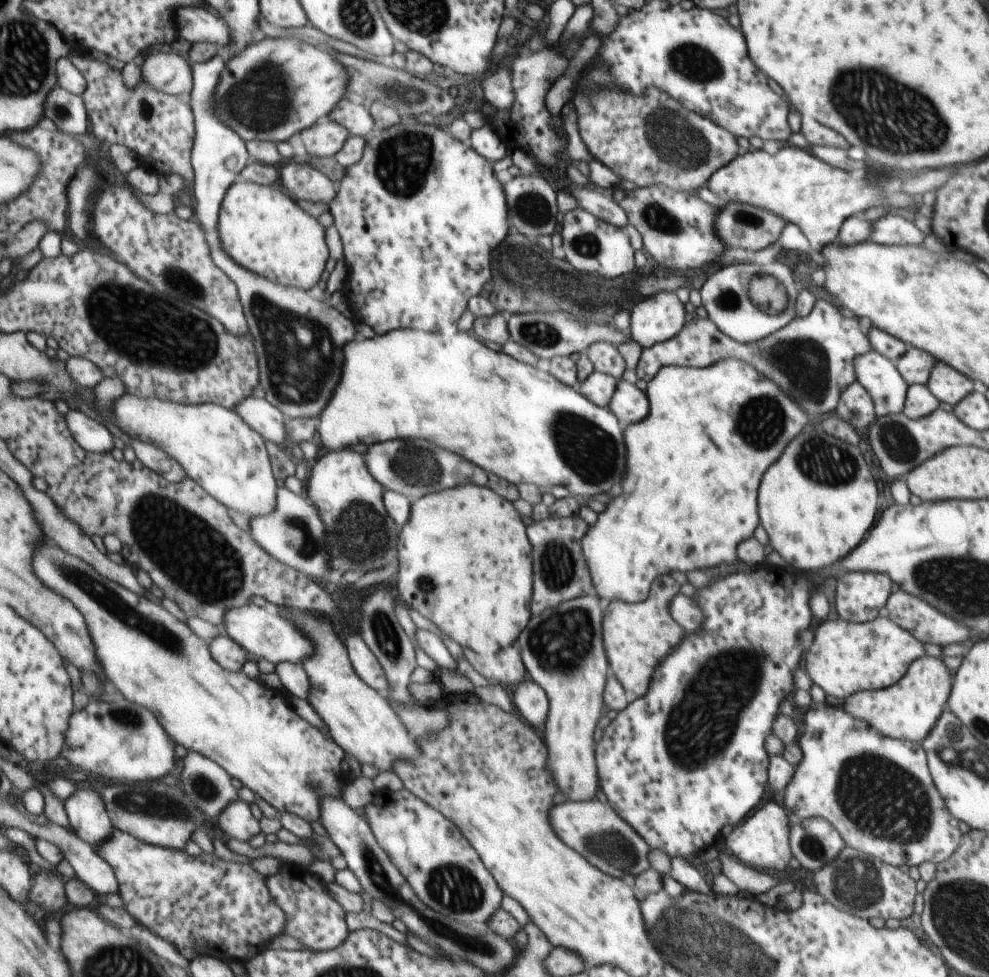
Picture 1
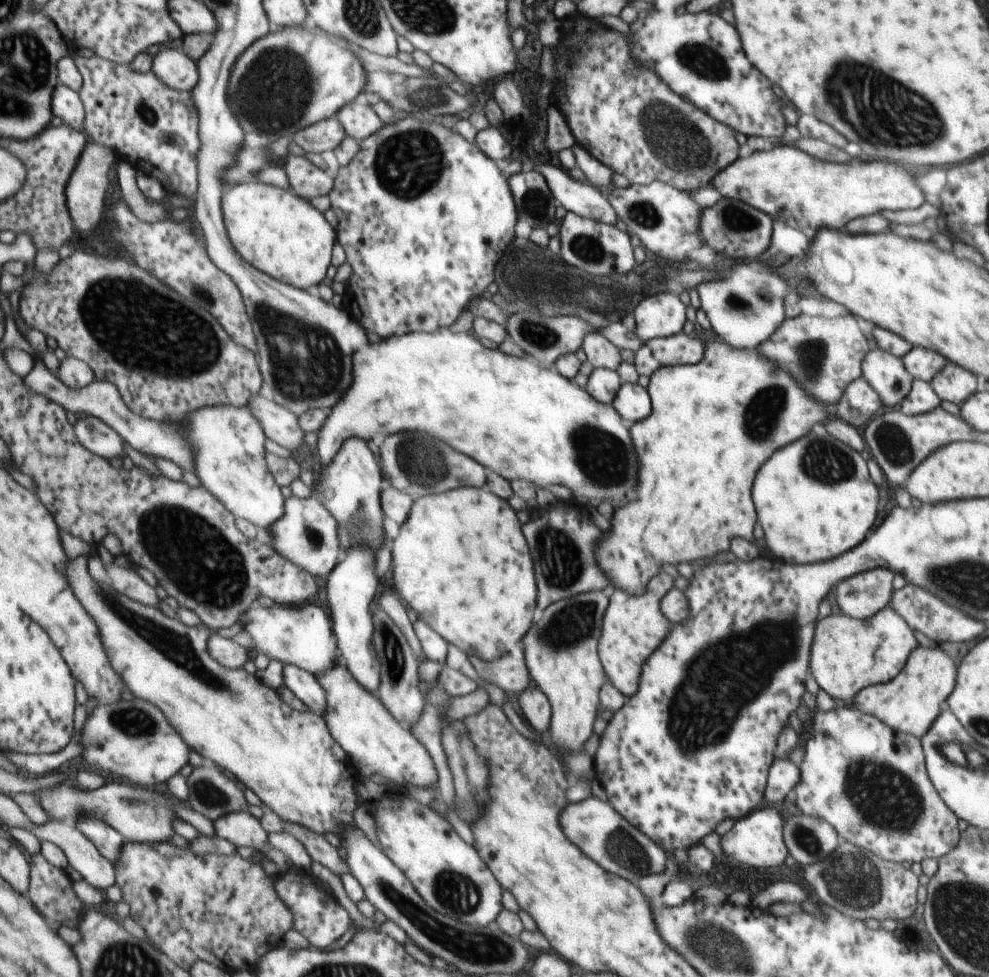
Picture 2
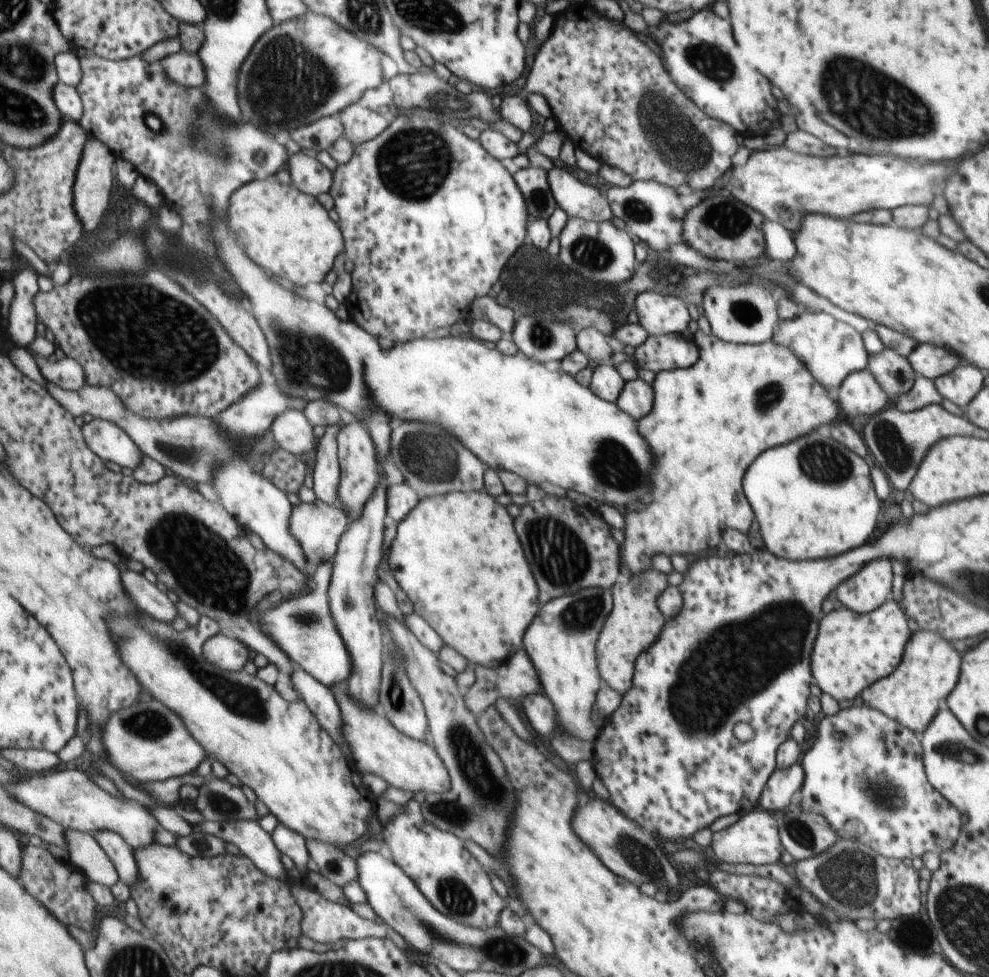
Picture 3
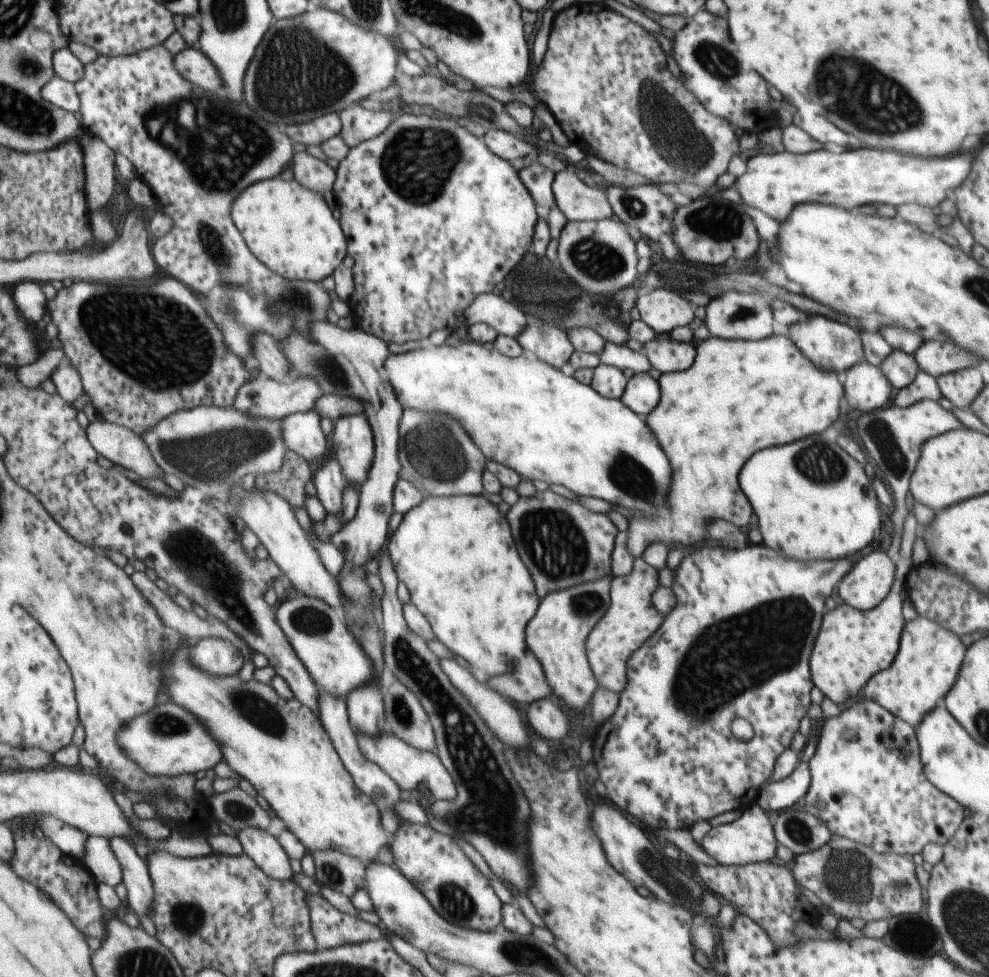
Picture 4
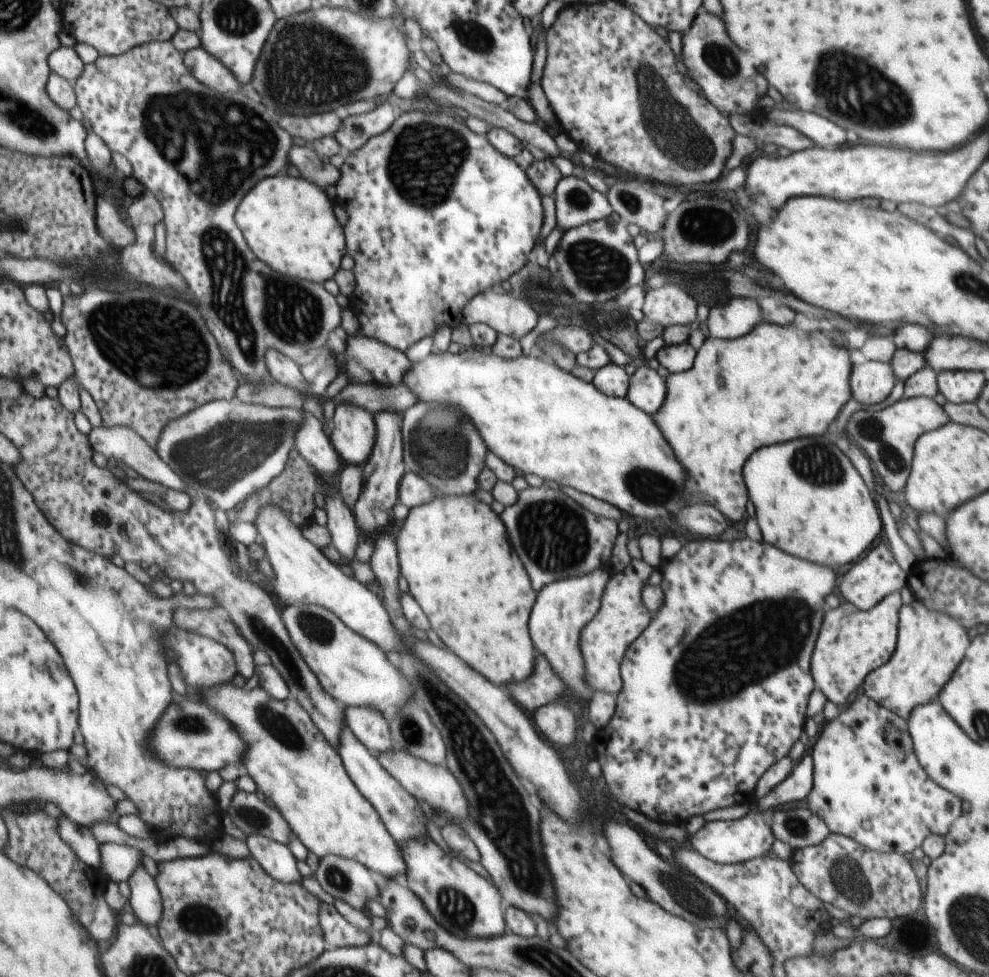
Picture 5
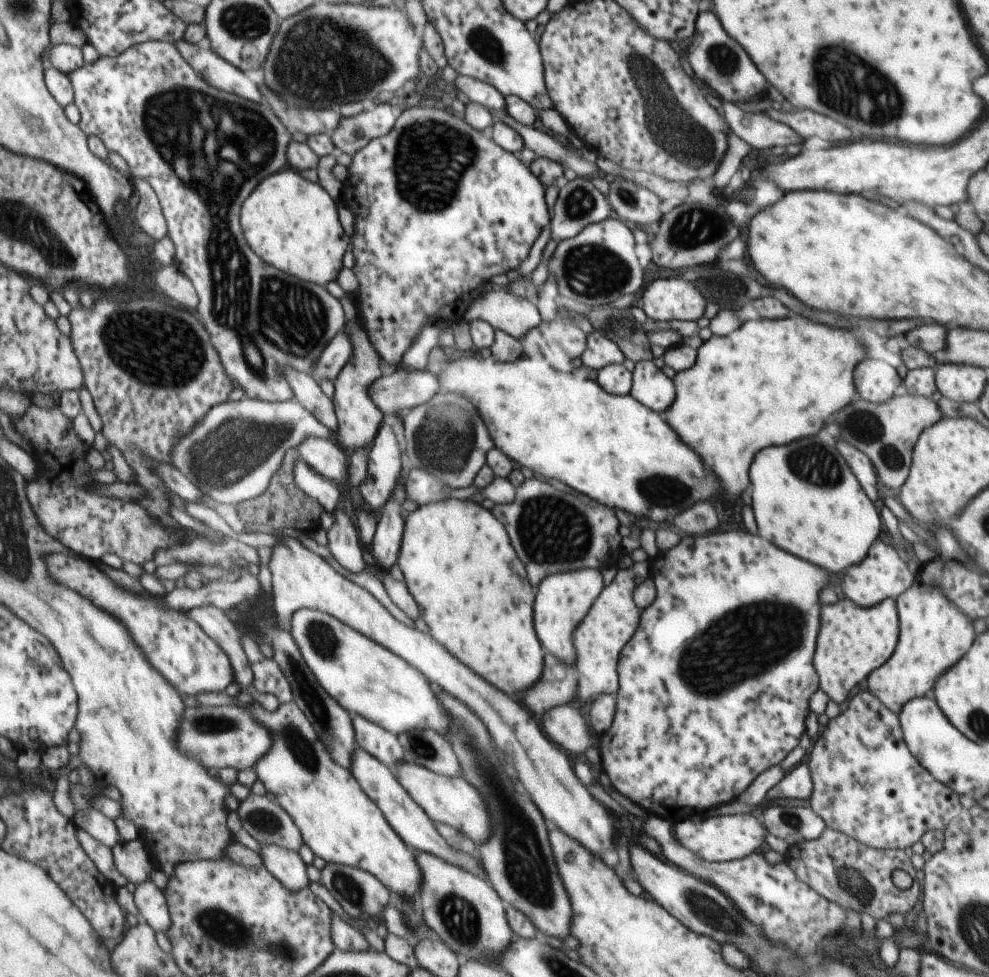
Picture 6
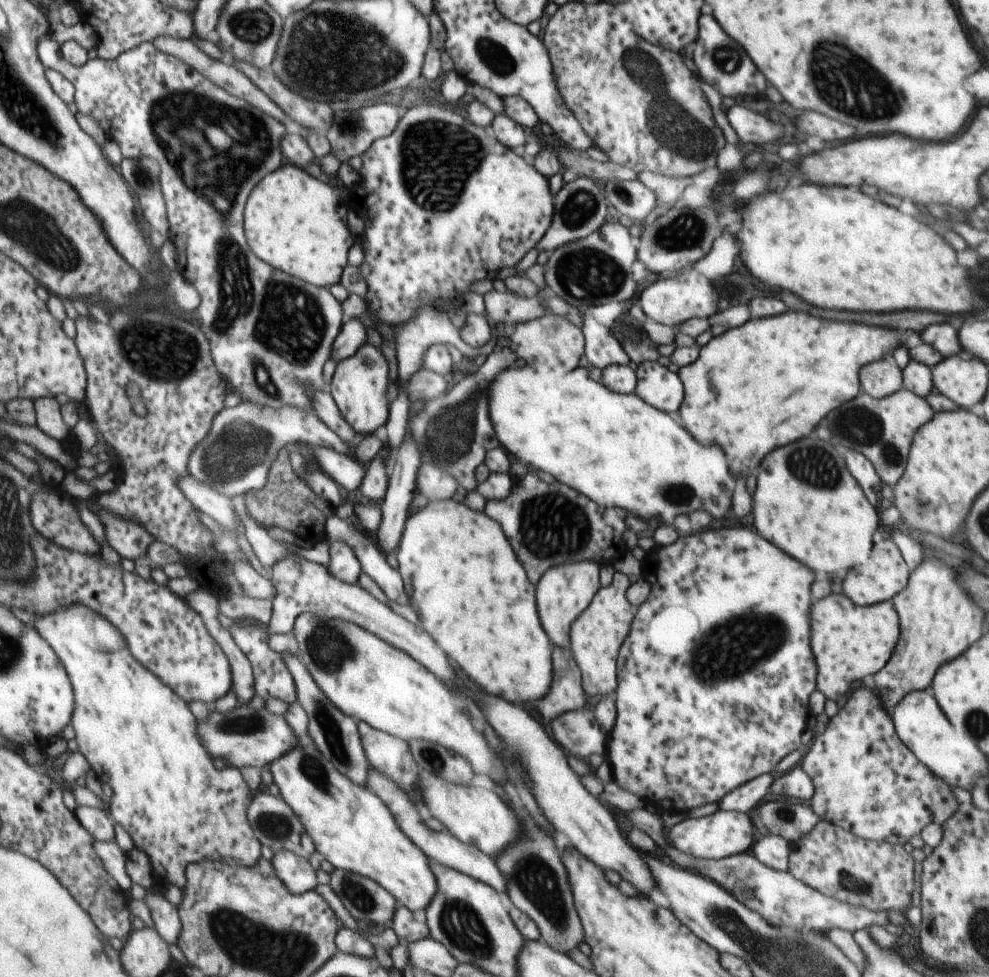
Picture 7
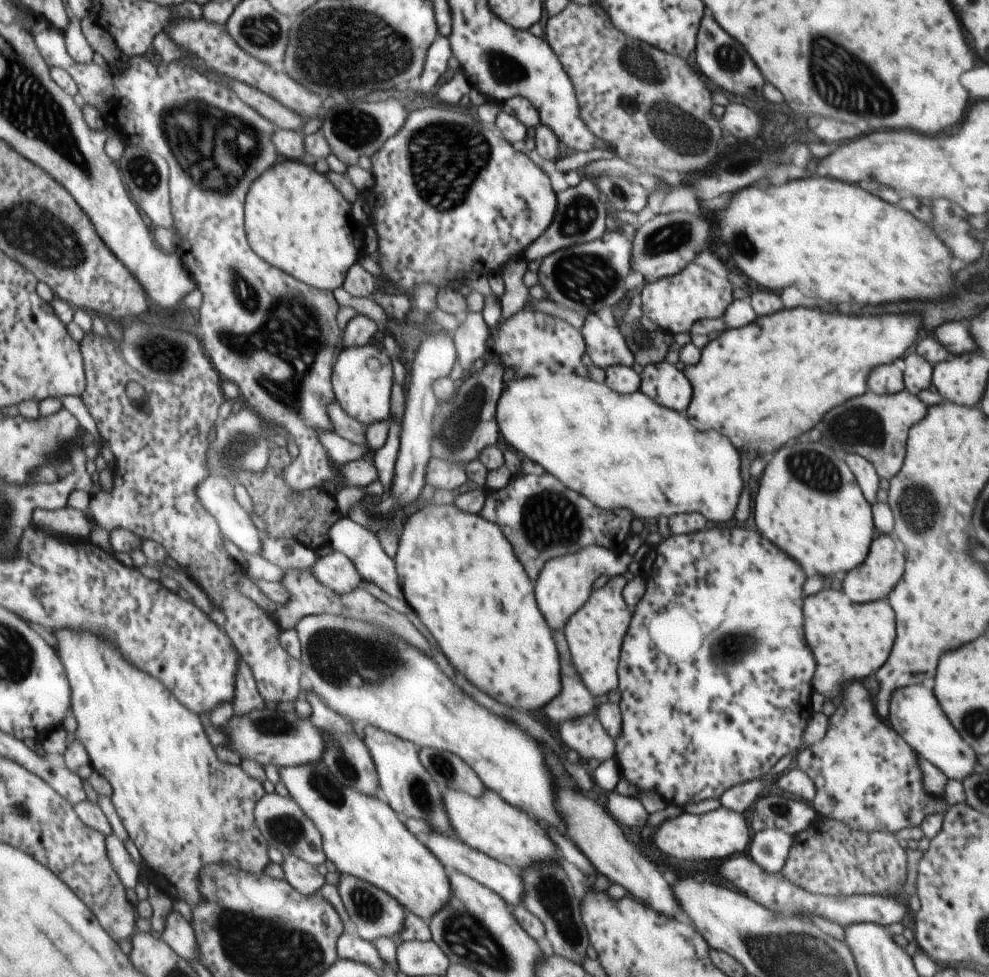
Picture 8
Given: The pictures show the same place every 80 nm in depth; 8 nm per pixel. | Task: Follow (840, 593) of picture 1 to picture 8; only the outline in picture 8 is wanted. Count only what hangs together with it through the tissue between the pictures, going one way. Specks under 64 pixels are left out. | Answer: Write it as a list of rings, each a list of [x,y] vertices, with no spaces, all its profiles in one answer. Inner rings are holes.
[[[880,533],[875,536],[874,543],[871,544],[869,555],[864,563],[850,571],[847,576],[841,578],[841,587],[843,593],[854,603],[874,602],[880,599],[886,599],[889,590],[895,587],[895,584],[902,580],[903,575],[903,554],[895,546],[895,542],[889,538],[889,535]]]

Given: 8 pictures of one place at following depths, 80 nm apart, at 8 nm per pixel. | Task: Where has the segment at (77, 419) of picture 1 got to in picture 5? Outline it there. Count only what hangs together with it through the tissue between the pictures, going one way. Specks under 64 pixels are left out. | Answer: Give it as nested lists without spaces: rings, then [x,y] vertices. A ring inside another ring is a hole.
[[[101,424],[98,427],[91,428],[89,435],[90,443],[93,445],[95,452],[101,453],[107,459],[121,460],[143,478],[184,492],[186,482],[159,456],[155,448],[131,427],[108,427]]]

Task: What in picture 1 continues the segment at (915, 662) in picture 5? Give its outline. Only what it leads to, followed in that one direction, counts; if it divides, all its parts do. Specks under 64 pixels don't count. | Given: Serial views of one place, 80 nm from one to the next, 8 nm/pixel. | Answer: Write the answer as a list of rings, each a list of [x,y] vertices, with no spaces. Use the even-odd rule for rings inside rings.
[[[925,655],[914,660],[897,683],[876,691],[859,691],[845,698],[841,708],[855,719],[873,726],[883,736],[921,743],[941,718],[941,706],[950,696],[949,688],[952,688],[952,680],[943,662]]]

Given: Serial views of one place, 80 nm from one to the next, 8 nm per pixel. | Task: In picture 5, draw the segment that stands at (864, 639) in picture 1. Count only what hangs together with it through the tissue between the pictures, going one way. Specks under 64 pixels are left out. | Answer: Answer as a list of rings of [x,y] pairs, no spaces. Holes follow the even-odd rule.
[[[890,592],[866,611],[847,602],[825,611],[814,654],[811,655],[811,672],[817,689],[827,701],[841,706],[849,694],[865,682],[863,678],[889,660],[895,650],[898,612],[902,606],[900,593]]]

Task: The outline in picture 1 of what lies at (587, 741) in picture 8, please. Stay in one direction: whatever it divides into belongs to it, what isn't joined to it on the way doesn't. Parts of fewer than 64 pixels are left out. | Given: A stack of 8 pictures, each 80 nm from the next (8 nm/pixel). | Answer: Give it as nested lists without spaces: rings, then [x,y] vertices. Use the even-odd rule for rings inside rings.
[[[527,677],[521,679],[513,690],[511,705],[531,726],[542,728],[548,700],[545,692],[536,682]]]

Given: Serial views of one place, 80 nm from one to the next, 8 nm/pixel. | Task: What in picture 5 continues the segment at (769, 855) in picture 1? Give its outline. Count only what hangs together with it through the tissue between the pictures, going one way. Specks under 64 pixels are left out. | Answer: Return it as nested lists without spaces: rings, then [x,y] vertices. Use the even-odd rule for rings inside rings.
[[[756,803],[749,804],[748,812],[739,819],[733,821],[707,822],[701,830],[687,838],[687,845],[691,850],[698,852],[701,856],[719,862],[722,865],[735,864],[751,858],[765,857],[773,844],[772,830],[763,822],[761,811],[757,809]]]

